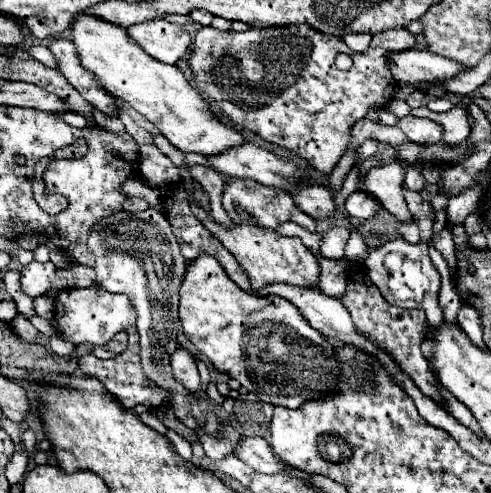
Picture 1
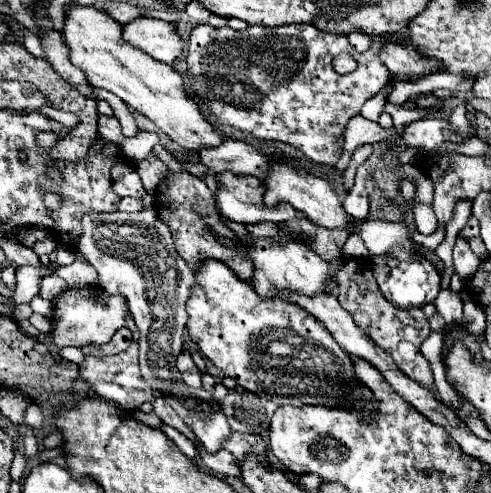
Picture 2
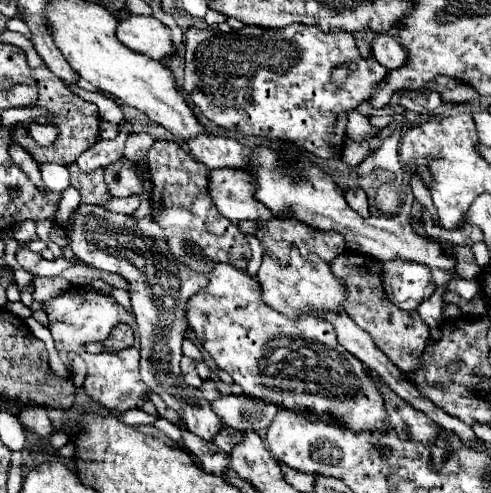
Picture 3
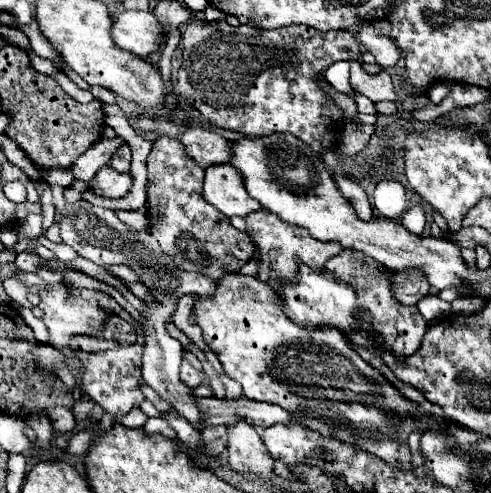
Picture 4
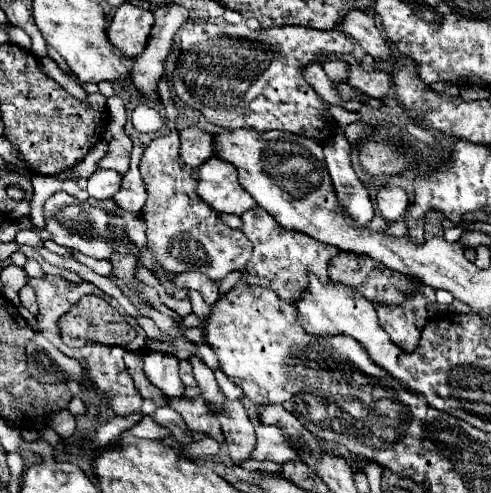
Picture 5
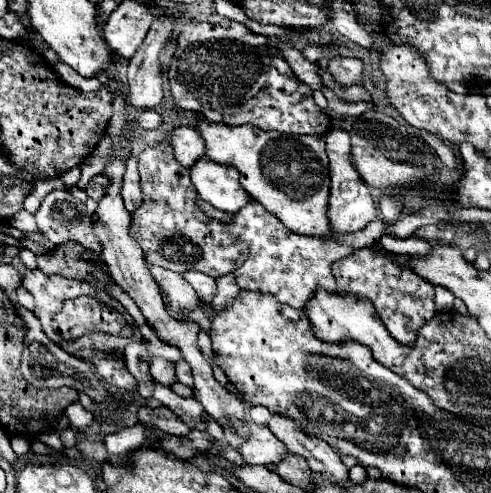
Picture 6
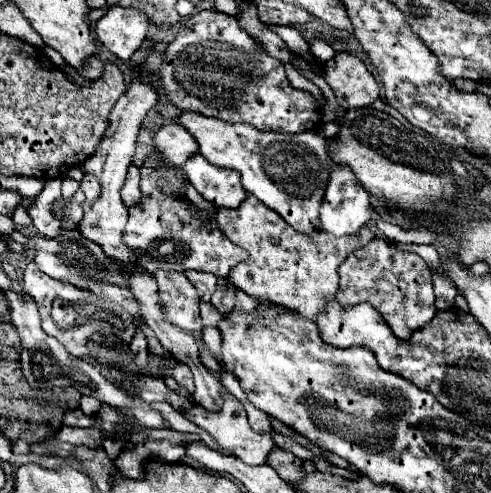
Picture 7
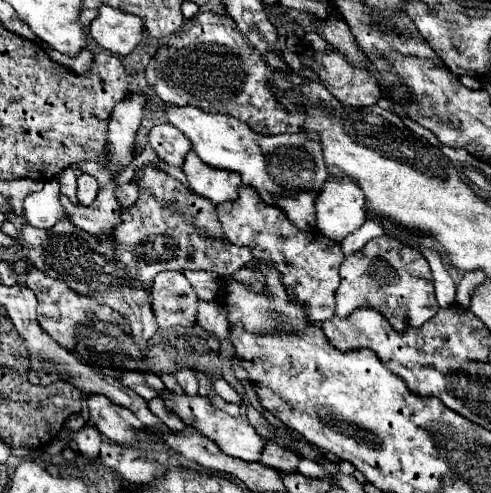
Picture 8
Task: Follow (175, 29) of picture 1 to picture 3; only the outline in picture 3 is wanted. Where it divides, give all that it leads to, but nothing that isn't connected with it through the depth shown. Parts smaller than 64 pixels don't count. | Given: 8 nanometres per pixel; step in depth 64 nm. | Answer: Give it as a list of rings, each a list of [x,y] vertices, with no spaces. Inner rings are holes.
[[[126,16],[118,22],[116,36],[124,46],[148,58],[160,60],[162,56],[172,52],[170,30],[154,16]]]

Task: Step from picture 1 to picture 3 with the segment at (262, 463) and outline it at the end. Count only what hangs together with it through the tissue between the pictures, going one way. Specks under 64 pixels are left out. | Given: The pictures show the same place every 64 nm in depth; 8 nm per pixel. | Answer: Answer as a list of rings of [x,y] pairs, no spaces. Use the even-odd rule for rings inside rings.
[[[224,426],[224,428],[222,428],[222,432],[214,436],[212,444],[214,444],[214,446],[218,446],[220,450],[224,450],[224,452],[228,454],[228,452],[232,450],[232,444],[234,444],[238,438],[240,438],[240,432],[236,432],[236,430],[232,430],[232,428]]]

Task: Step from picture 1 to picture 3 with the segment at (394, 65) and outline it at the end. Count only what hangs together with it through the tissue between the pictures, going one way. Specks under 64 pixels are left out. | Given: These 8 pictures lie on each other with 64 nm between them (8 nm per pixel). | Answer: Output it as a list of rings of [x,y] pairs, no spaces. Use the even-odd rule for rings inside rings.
[[[374,34],[370,42],[370,50],[374,58],[388,70],[400,68],[400,64],[404,64],[404,48],[390,34]]]

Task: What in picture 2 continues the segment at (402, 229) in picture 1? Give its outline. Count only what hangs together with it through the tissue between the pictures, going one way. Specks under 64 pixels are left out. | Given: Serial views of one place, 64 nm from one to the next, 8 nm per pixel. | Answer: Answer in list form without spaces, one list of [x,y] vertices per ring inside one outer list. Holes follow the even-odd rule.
[[[438,223],[436,231],[429,235],[425,236],[418,231],[412,234],[412,239],[419,244],[422,244],[428,250],[436,250],[438,245],[443,241],[445,237],[445,227]],[[442,290],[434,302],[438,314],[446,320],[446,324],[460,324],[462,322],[462,300],[458,294],[450,294],[448,290]]]

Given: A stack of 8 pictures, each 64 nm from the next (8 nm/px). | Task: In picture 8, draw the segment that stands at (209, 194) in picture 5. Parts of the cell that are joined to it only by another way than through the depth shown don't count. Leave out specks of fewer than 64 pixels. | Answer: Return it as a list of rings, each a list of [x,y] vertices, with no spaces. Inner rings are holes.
[[[192,150],[186,154],[182,170],[188,178],[190,188],[200,196],[210,198],[214,204],[234,200],[236,190],[242,184],[240,176],[236,176],[236,172],[224,172],[224,170],[212,168],[208,164],[204,164]]]

